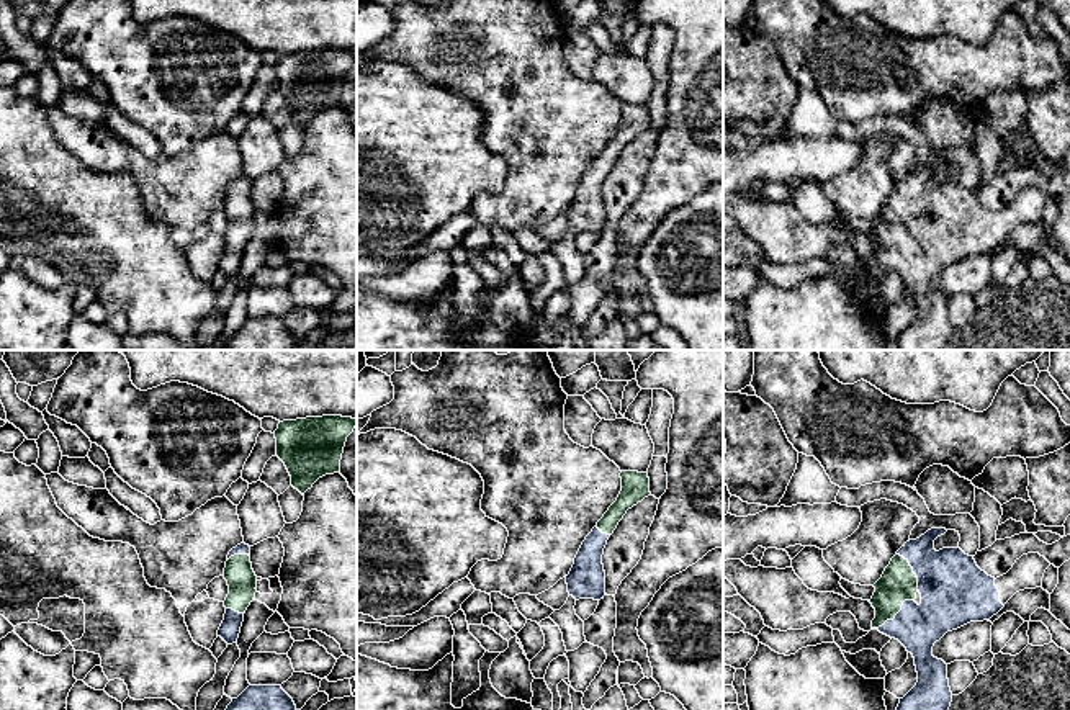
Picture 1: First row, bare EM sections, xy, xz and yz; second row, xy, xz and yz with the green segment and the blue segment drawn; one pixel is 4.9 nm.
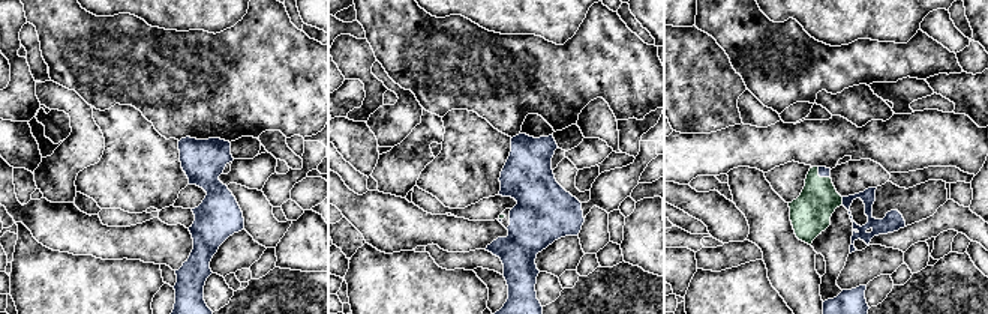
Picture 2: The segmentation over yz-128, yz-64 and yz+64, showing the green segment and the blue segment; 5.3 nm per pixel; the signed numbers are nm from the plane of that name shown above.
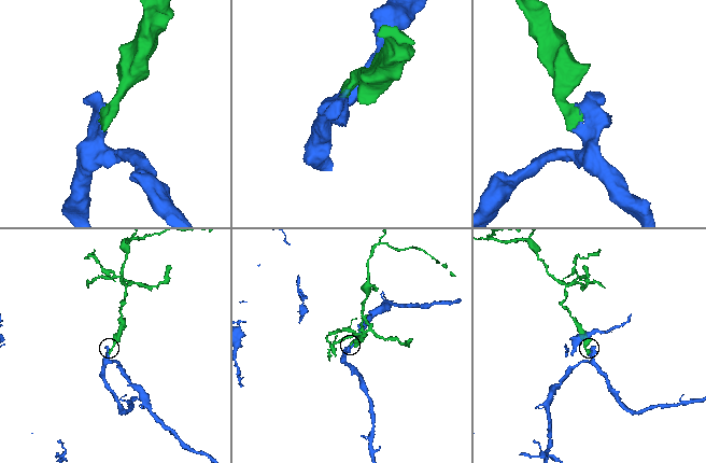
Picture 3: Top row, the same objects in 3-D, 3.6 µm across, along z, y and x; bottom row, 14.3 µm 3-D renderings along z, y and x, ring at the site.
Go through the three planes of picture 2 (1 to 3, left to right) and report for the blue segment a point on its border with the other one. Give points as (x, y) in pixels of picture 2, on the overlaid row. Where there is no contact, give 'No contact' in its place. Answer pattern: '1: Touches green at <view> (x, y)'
1: No contact
2: No contact
3: Touches green at yz+64 (841, 202)

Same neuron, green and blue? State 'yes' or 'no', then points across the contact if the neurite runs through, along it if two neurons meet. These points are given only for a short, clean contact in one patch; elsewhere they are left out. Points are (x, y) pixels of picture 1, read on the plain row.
yes | across yz (899, 216), (895, 247), (936, 247), (944, 239)

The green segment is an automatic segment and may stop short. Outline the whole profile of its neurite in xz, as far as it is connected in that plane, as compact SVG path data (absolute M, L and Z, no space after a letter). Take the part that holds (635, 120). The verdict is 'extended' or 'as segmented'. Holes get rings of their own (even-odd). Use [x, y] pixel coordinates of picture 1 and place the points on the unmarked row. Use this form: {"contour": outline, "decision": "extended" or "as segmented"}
{"contour": "M622 105L620 111L622 124L617 134L609 141L604 151L586 170L574 191L574 198L566 209L568 226L576 234L604 232L605 204L602 198L602 188L607 173L627 147L627 144L651 128L648 106Z", "decision": "extended"}

